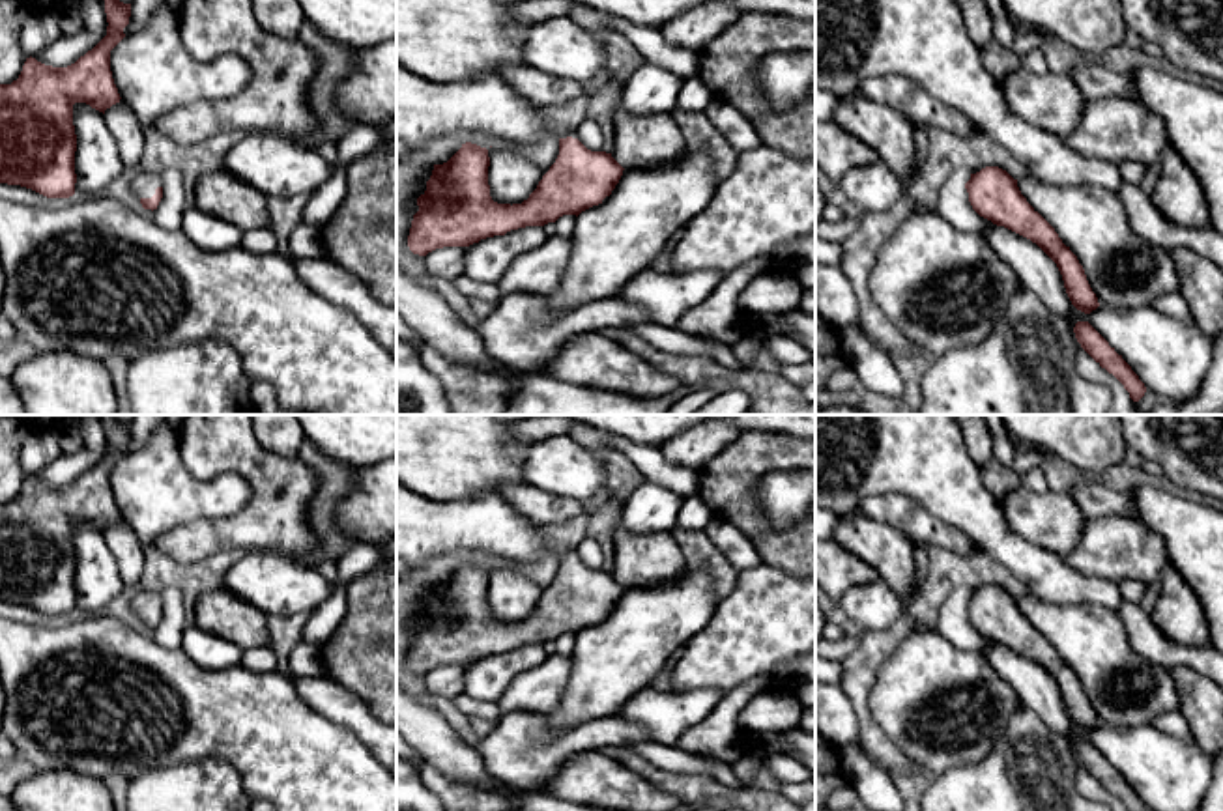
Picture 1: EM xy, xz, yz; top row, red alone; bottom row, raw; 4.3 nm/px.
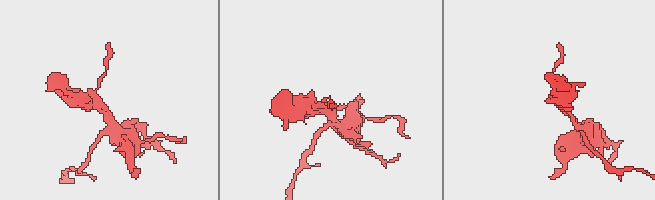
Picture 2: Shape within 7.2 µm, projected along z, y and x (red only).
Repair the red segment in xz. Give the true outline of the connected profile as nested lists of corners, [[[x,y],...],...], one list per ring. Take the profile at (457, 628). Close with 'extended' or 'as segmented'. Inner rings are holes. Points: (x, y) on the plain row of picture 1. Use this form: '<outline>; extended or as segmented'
[[[574,546],[554,548],[552,553],[559,557],[559,574],[522,622],[511,624],[492,619],[486,566],[466,561],[447,581],[434,583],[426,609],[417,617],[419,630],[413,633],[408,654],[410,669],[426,675],[443,665],[469,665],[486,656],[505,654],[511,648],[555,641],[563,633],[578,635],[582,630],[602,622],[619,602],[625,587],[612,572],[587,568],[576,557]]]; extended

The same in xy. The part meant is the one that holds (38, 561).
[[[103,415],[103,419],[107,454],[92,469],[67,486],[45,484],[30,475],[17,499],[0,503],[0,602],[21,604],[47,617],[75,613],[73,523],[86,521],[105,533],[122,518],[110,490],[110,469],[125,456],[131,422],[123,422],[118,415]]]; as segmented

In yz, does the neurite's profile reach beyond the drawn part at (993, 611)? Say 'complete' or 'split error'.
complete

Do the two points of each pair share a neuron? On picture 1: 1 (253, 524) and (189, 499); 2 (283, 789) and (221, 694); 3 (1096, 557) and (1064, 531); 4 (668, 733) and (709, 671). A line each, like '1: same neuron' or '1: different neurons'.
1: different neurons
2: same neuron
3: different neurons
4: different neurons

